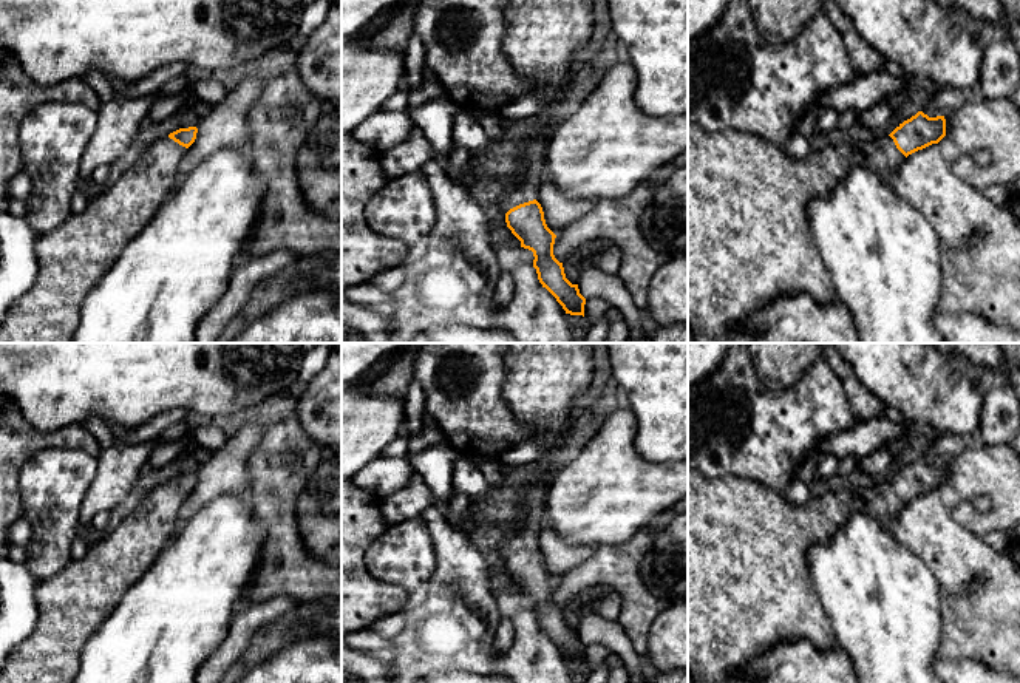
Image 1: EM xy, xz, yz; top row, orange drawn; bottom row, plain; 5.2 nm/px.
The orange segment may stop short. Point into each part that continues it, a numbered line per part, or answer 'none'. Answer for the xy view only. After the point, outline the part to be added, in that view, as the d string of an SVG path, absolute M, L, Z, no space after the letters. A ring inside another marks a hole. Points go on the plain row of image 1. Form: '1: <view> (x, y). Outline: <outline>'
1: xy (73, 603). Outline: M168 482L148 490L139 507L117 527L105 532L82 558L71 558L66 567L39 583L36 629L8 655L0 683L74 683L83 644L170 542L185 496Z

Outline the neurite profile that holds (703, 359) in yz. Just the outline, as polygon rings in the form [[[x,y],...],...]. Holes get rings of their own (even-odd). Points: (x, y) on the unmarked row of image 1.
[[[688,343],[688,386],[711,375],[726,355],[728,343]]]

